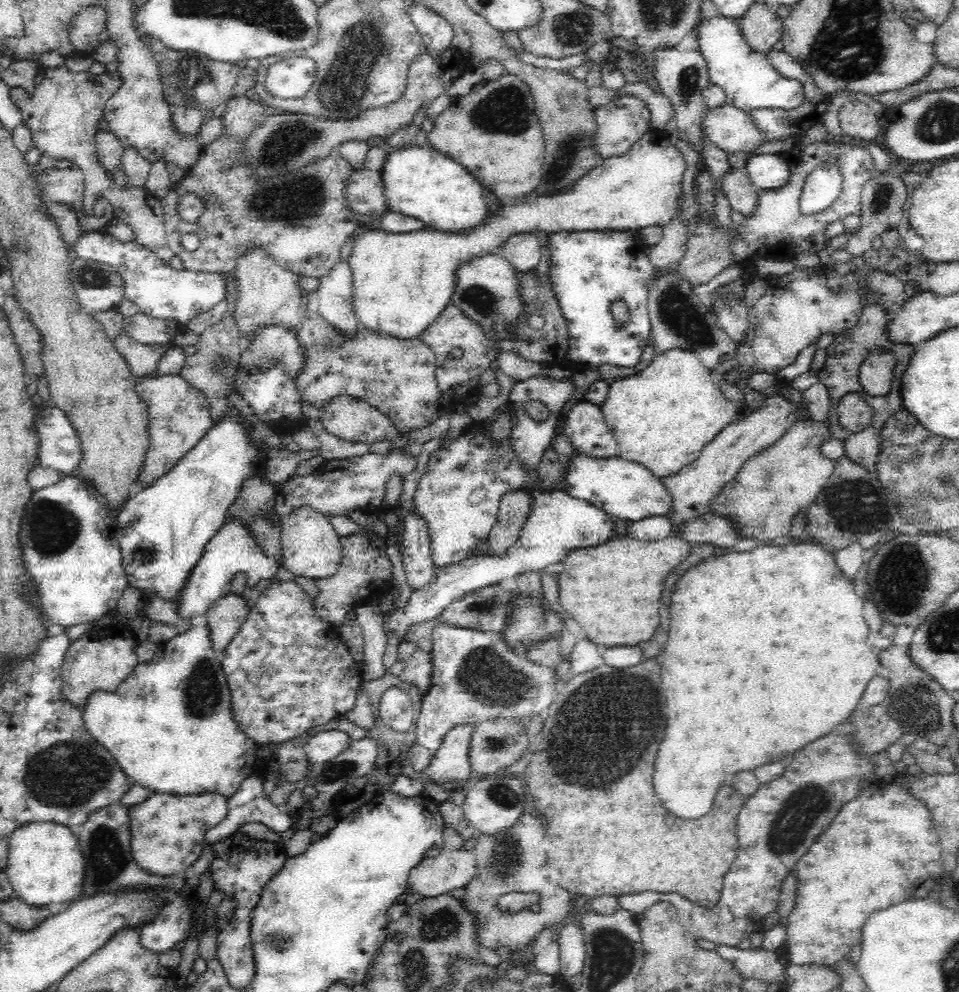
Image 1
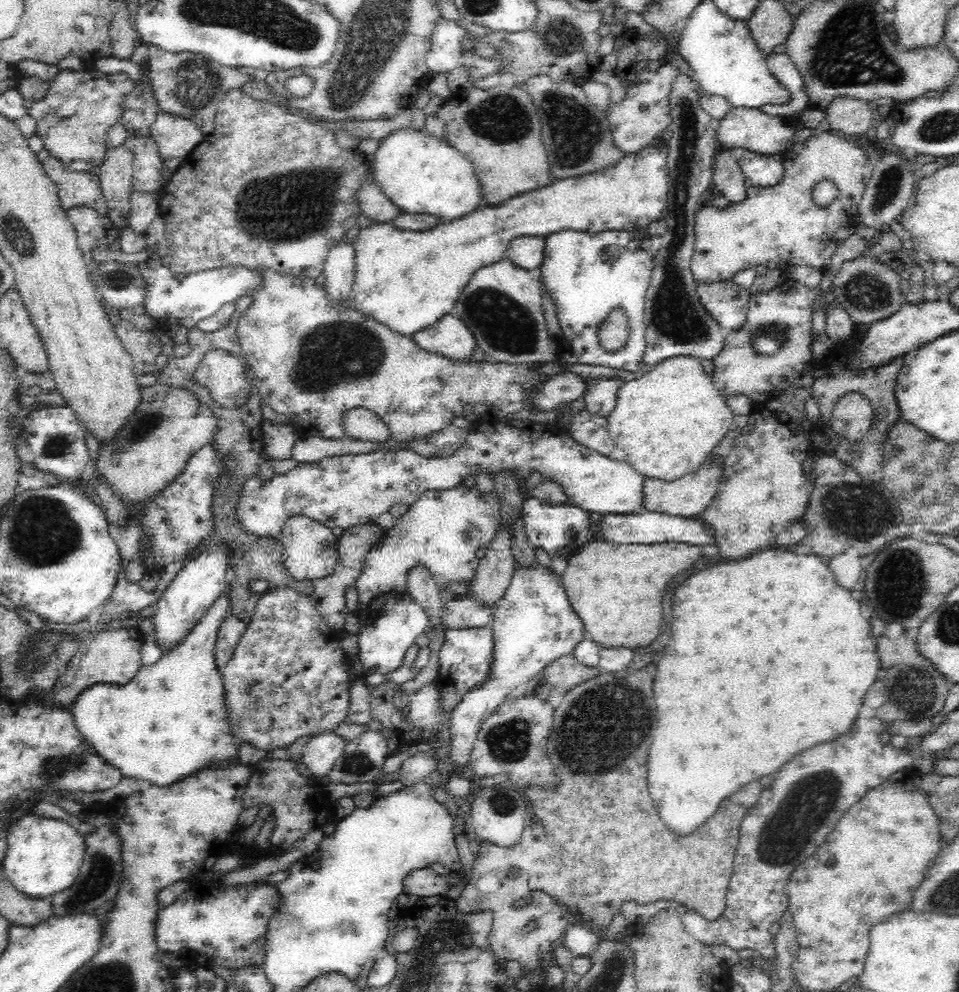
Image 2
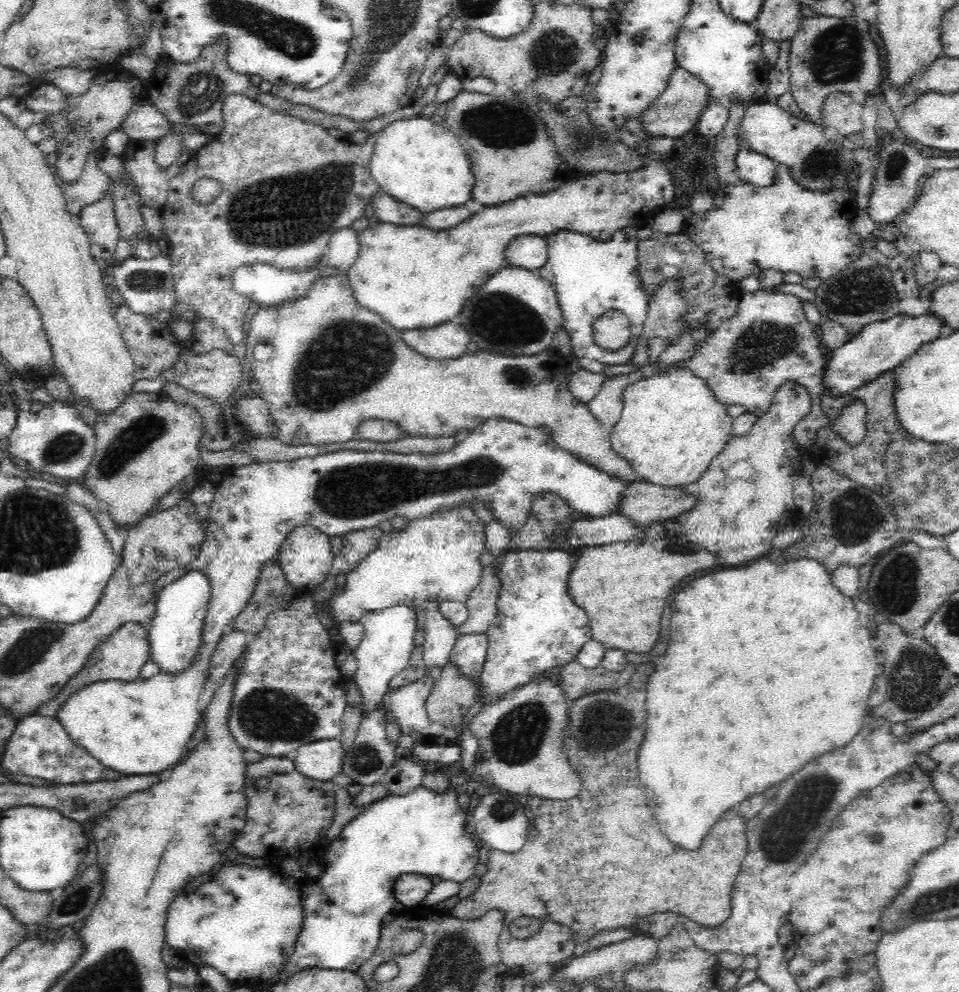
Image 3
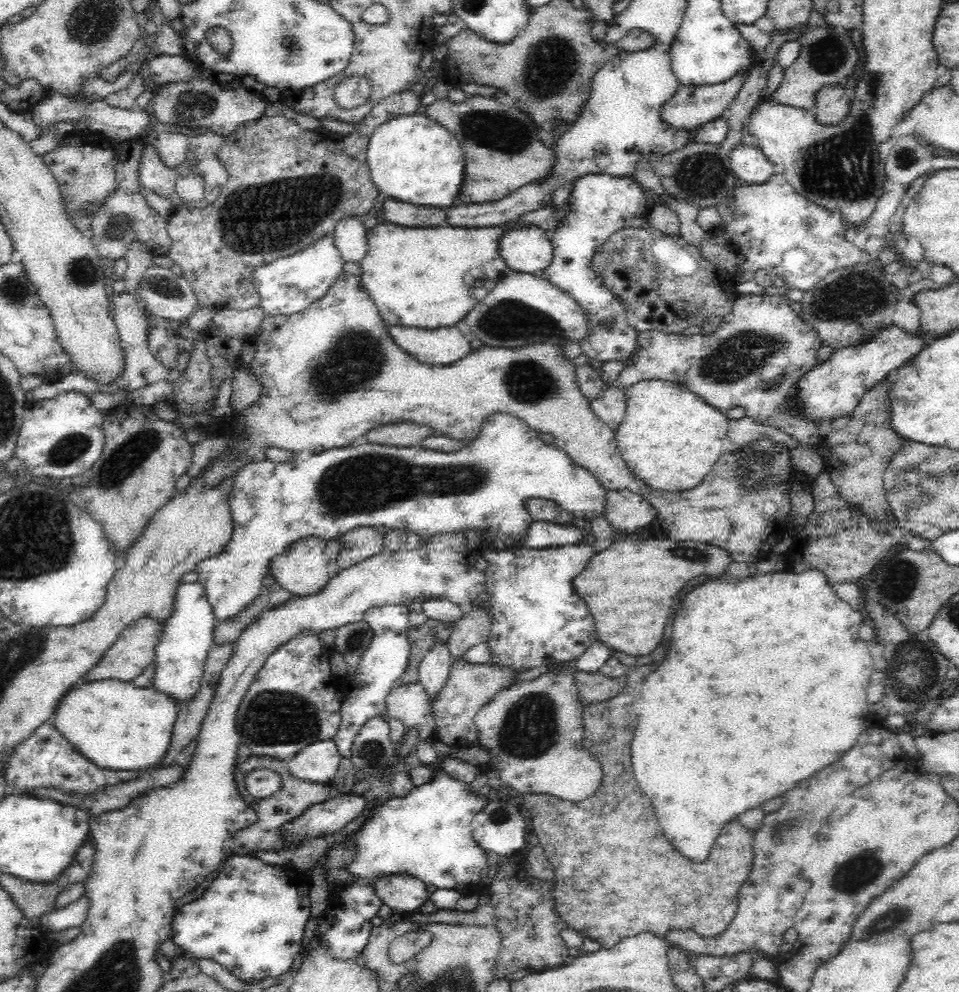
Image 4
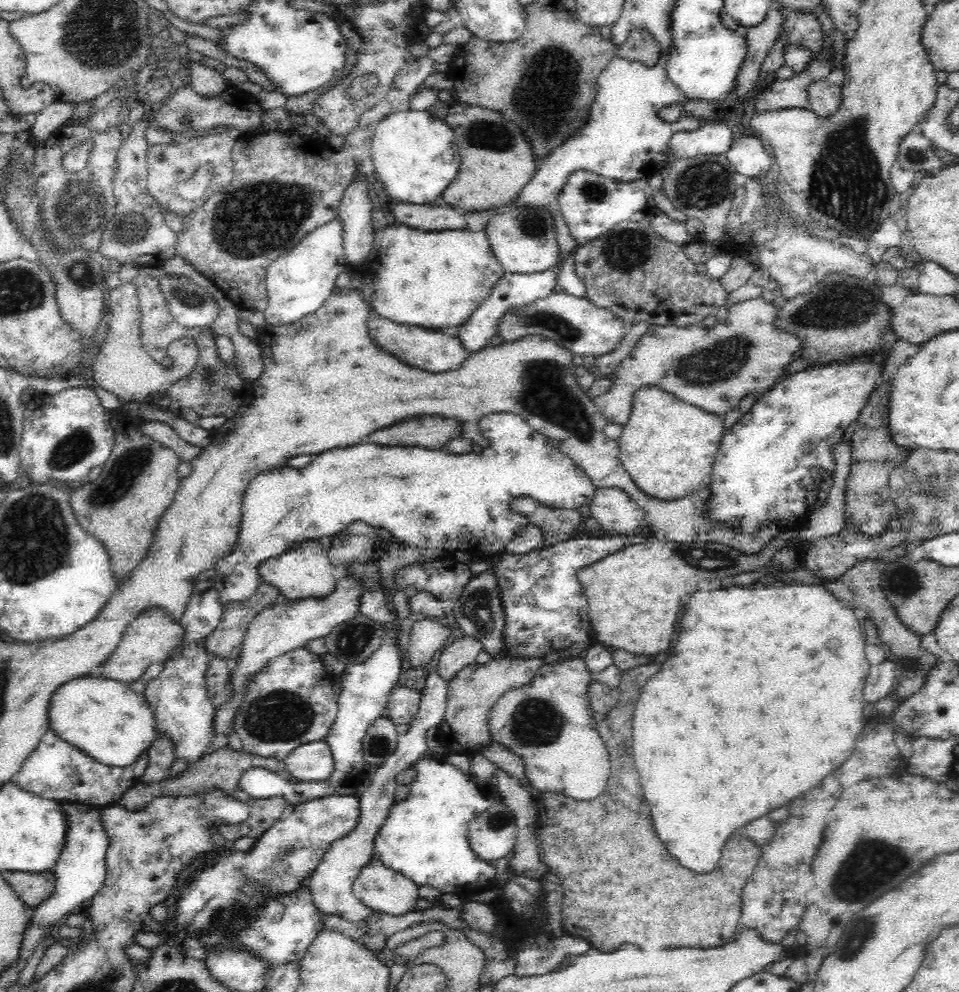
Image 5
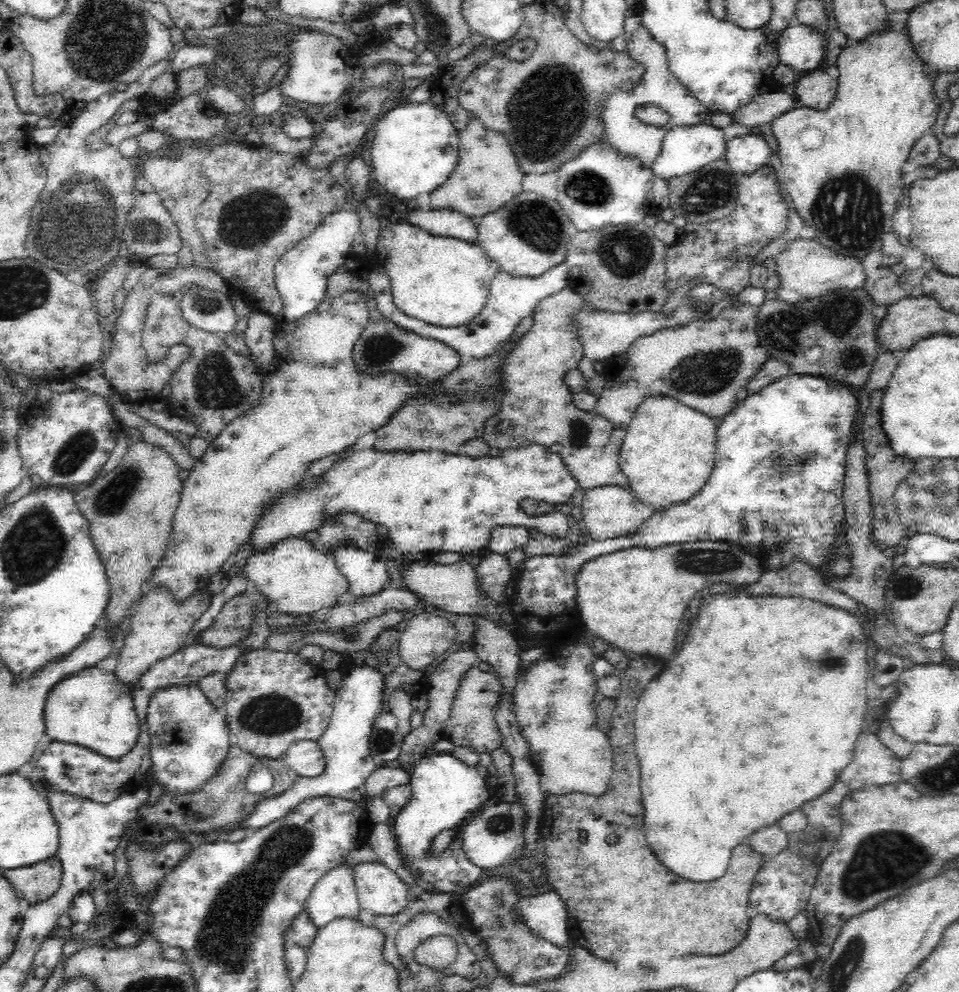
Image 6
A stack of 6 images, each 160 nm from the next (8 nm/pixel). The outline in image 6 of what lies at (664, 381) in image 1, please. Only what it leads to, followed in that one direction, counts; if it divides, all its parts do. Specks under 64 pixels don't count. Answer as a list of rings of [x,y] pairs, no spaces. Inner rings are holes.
[[[646,396],[637,406],[636,414],[626,428],[626,436],[619,448],[619,463],[628,477],[631,493],[645,505],[659,510],[690,500],[710,478],[715,463],[716,422],[670,396]]]

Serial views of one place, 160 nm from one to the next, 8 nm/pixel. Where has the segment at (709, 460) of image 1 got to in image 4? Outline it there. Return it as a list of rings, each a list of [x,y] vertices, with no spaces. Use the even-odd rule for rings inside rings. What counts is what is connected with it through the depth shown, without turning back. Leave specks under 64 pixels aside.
[[[628,489],[607,491],[604,518],[619,533],[632,534],[658,516],[656,507],[640,493]]]

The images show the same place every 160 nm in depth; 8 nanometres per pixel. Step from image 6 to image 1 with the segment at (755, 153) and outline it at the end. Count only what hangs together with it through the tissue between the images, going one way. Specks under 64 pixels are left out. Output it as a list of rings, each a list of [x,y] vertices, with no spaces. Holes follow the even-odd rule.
[[[752,154],[745,161],[744,170],[757,191],[783,188],[791,176],[788,161],[774,154]]]

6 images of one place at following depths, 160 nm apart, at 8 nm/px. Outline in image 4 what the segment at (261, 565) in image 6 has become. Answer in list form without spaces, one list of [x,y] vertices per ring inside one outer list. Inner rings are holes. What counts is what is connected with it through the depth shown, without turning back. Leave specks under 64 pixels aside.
[[[314,535],[296,540],[283,553],[271,560],[269,574],[274,575],[278,584],[294,597],[306,597],[320,593],[330,580],[326,572],[328,568],[328,557],[324,553],[326,542],[326,539]]]

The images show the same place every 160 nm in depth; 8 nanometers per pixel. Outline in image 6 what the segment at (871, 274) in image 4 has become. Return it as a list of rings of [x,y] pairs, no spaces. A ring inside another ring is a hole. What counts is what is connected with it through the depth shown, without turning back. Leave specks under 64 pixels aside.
[[[864,287],[827,290],[820,296],[794,304],[778,298],[765,299],[756,316],[760,347],[770,353],[770,358],[788,363],[792,373],[822,375],[838,382],[843,381],[856,388],[856,394],[860,396],[861,388],[868,380],[878,356],[872,315],[874,305],[874,299]],[[814,345],[822,348],[822,354],[812,363],[805,359],[804,352]]]

